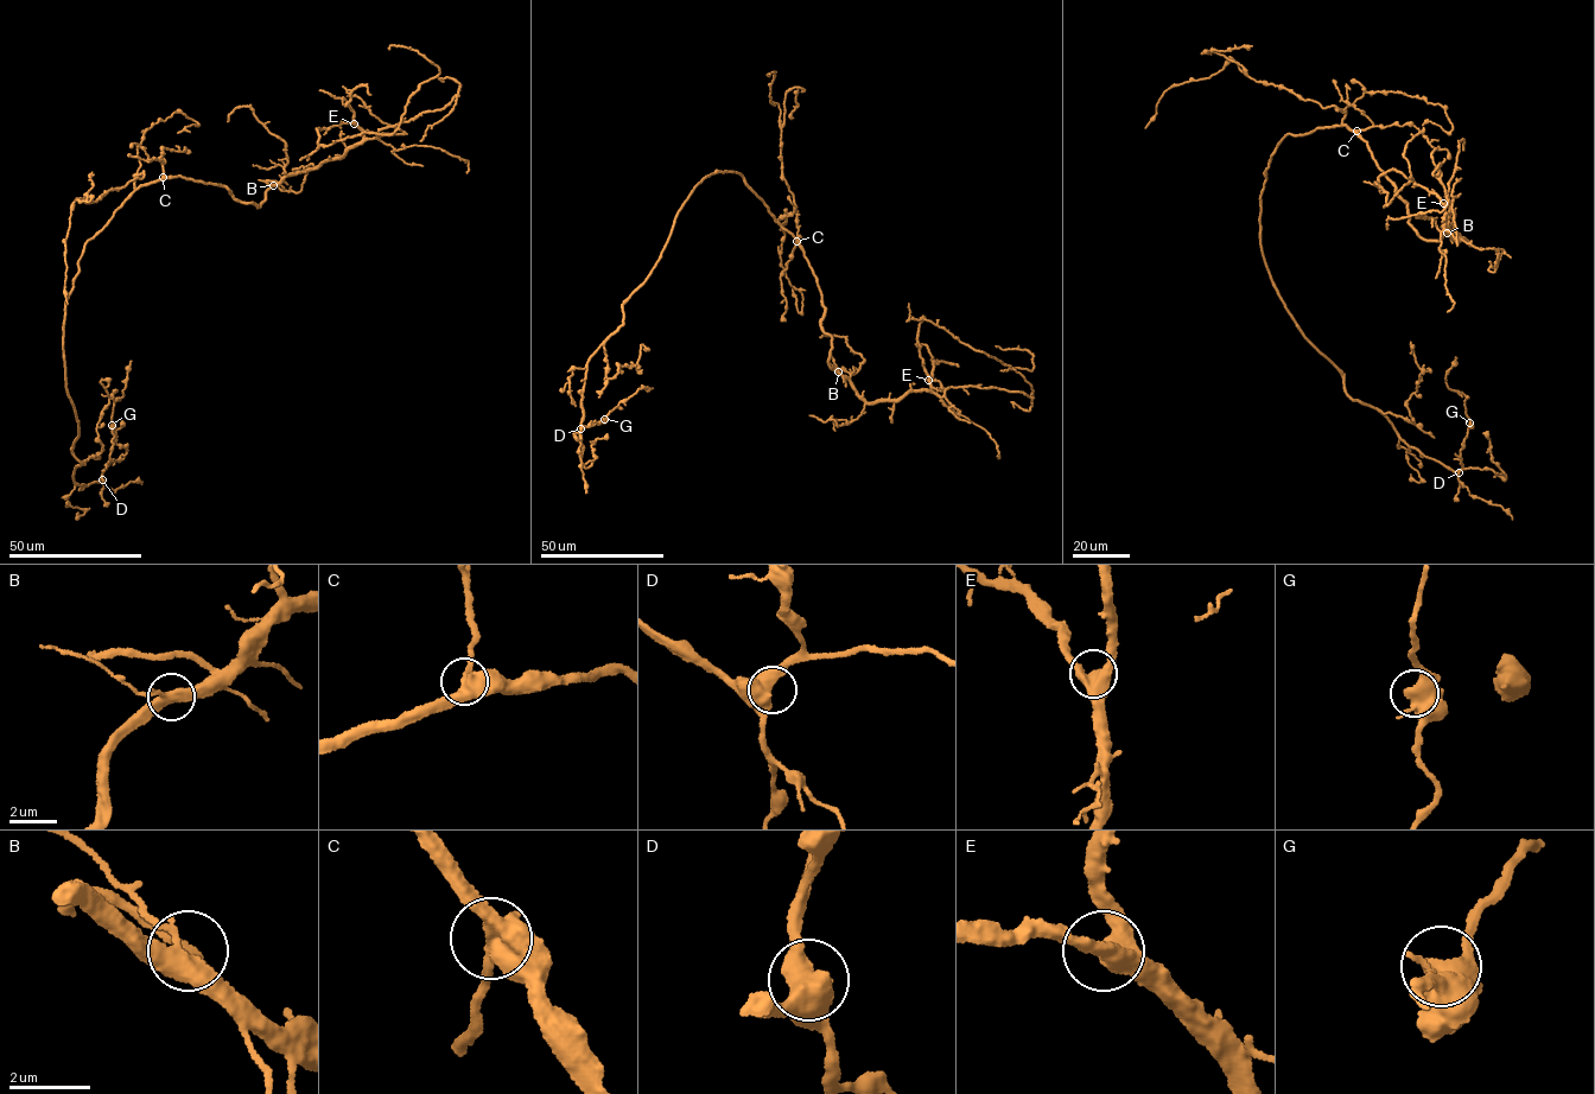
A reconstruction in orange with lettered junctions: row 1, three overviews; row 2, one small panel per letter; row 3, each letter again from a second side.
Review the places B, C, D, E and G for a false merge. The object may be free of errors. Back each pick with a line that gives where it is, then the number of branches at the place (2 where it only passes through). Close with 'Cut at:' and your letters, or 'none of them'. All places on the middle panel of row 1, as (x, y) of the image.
Cut at: none of them

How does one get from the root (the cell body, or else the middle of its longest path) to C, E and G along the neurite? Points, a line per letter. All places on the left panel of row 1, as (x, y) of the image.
C: (126, 201), (140, 186), (163, 177)
E: (126, 201), (140, 186), (180, 176), (220, 184), (259, 207), (286, 176), (337, 159), (362, 140), (354, 123)
G: (126, 201), (87, 242), (65, 301), (80, 484), (102, 479), (112, 425)

